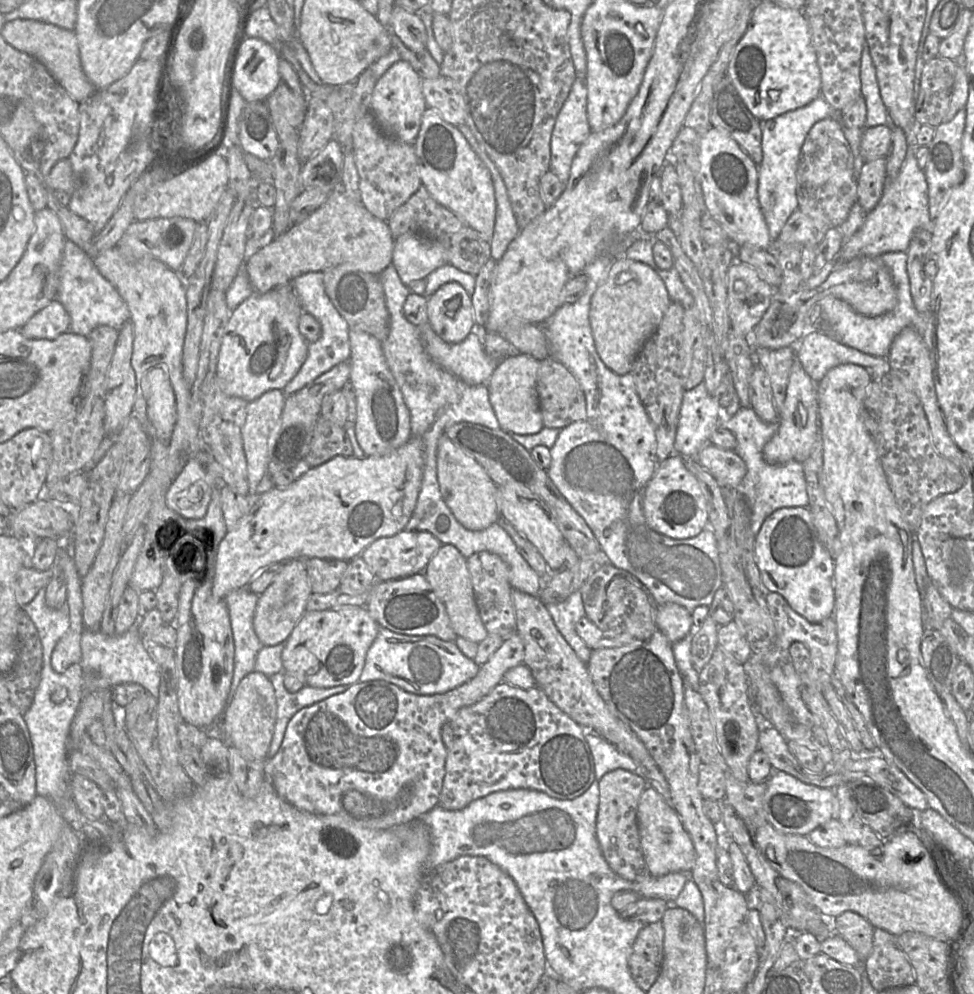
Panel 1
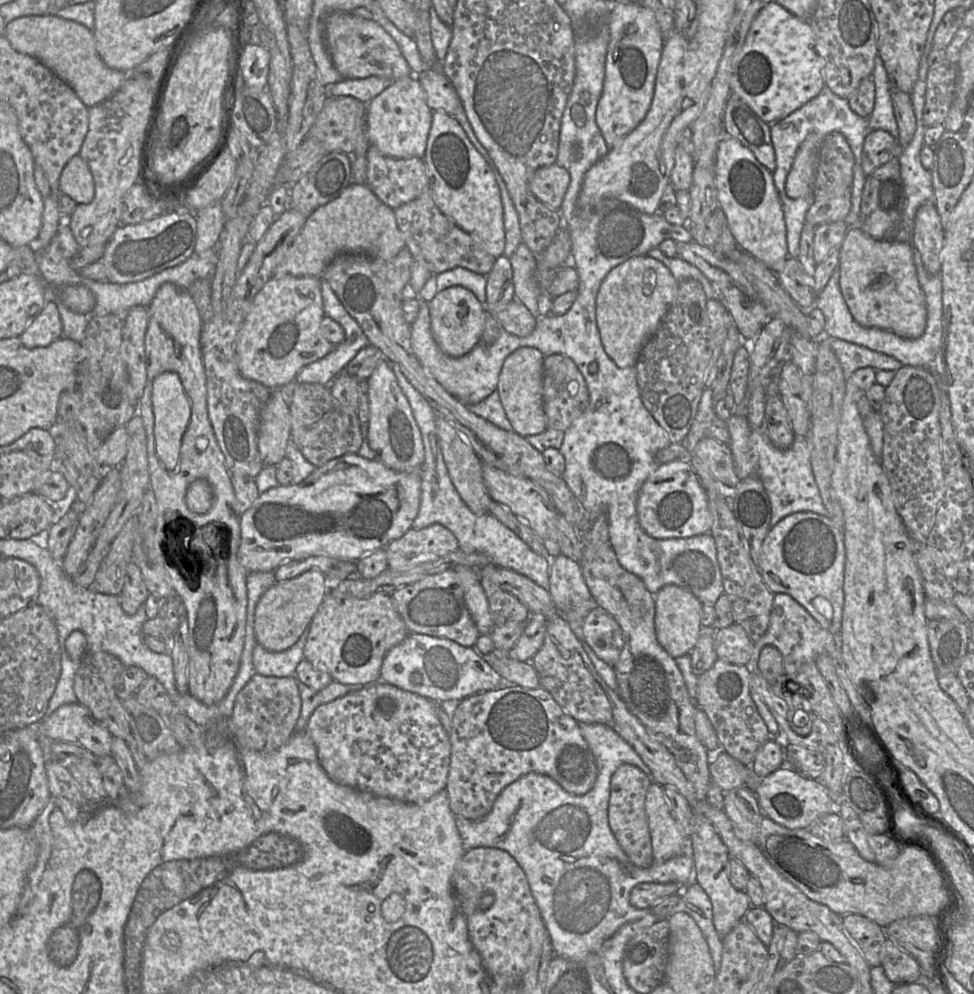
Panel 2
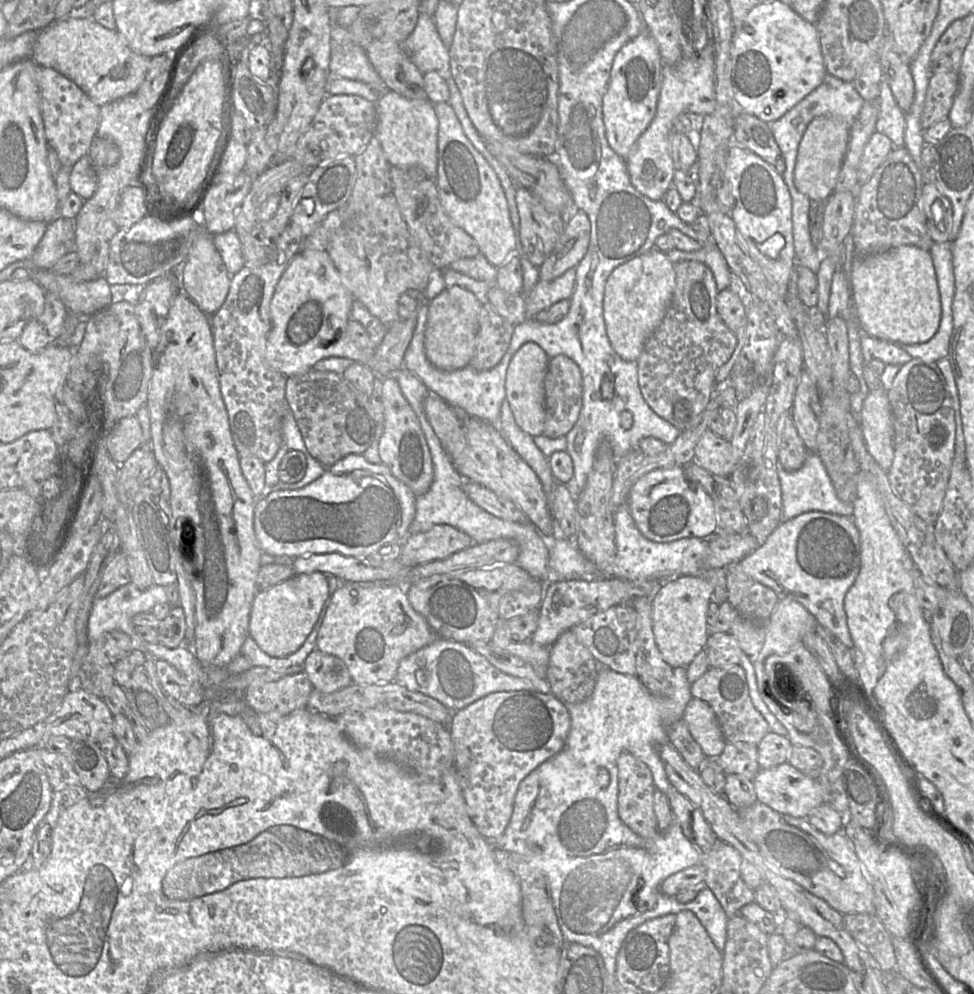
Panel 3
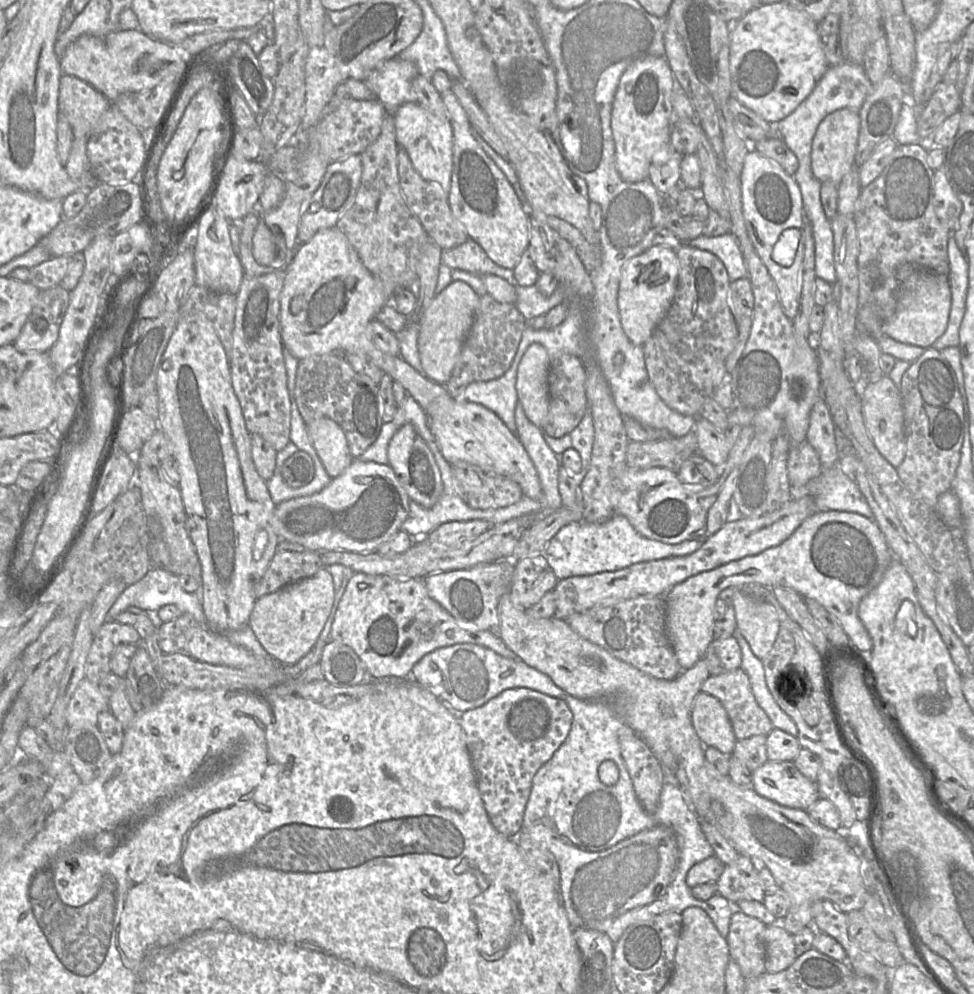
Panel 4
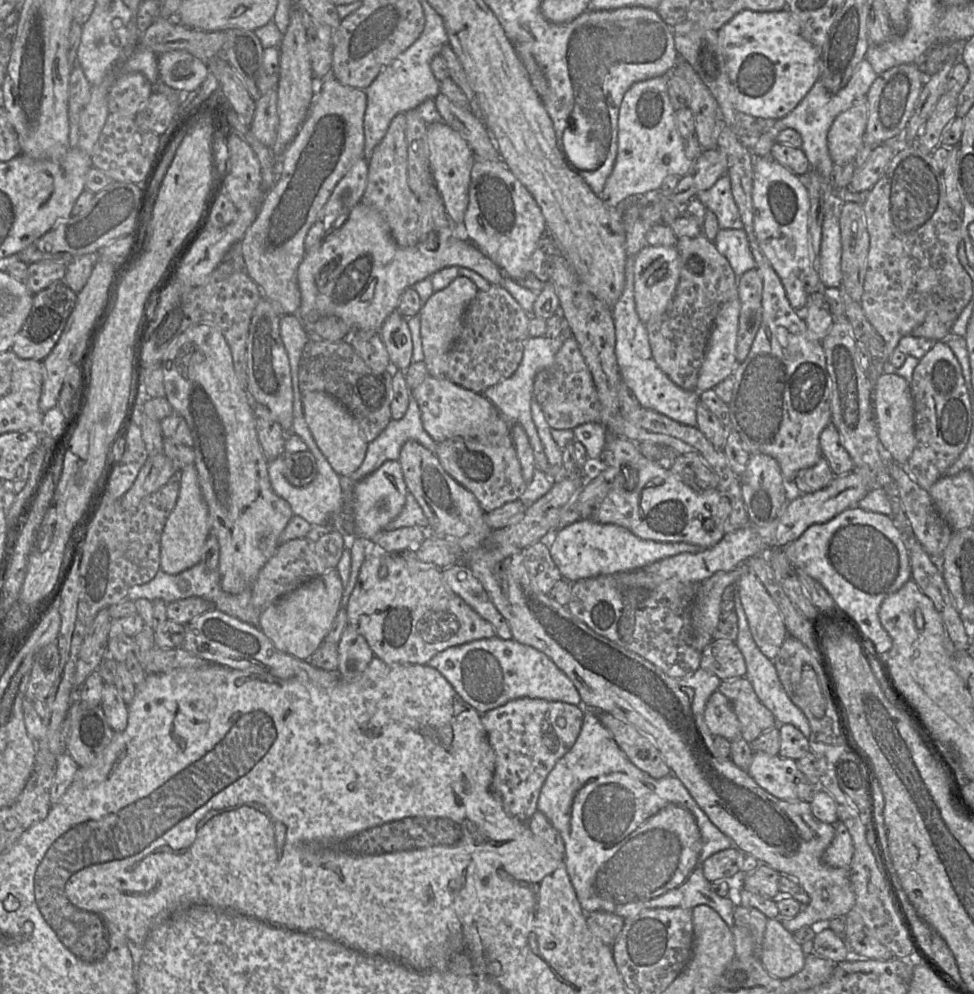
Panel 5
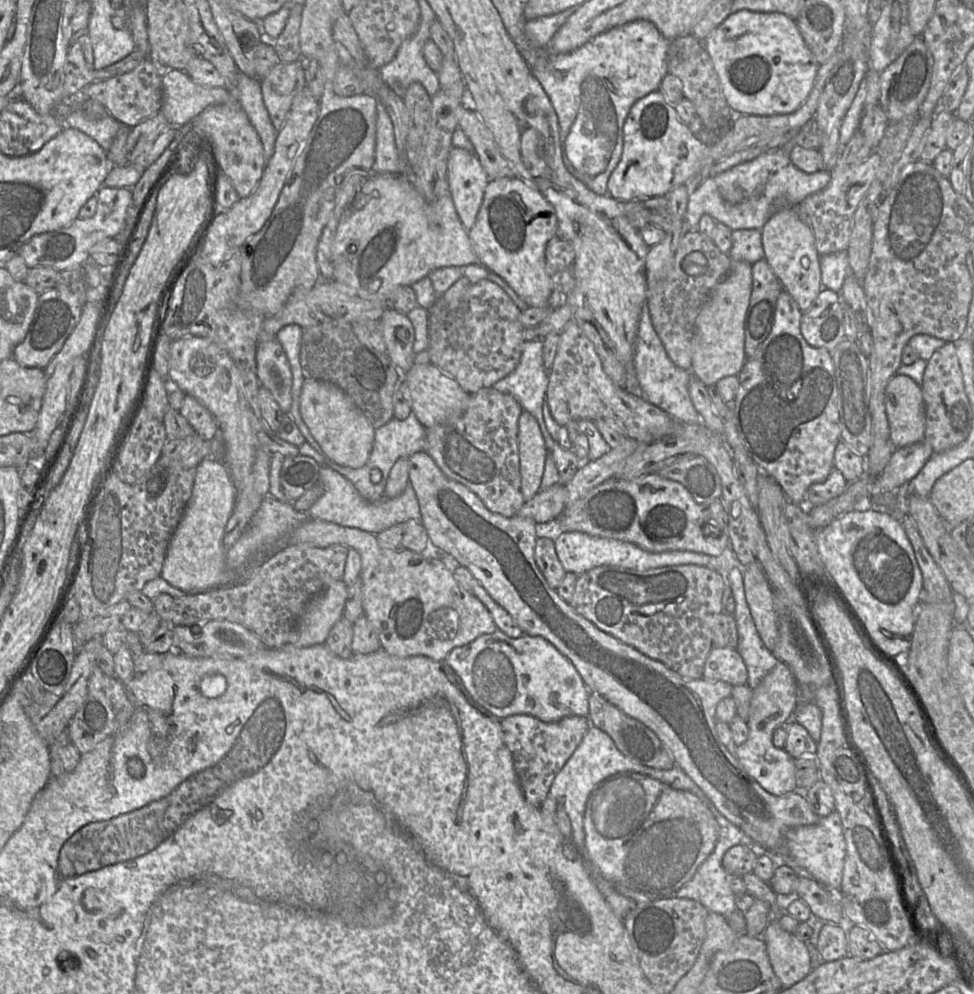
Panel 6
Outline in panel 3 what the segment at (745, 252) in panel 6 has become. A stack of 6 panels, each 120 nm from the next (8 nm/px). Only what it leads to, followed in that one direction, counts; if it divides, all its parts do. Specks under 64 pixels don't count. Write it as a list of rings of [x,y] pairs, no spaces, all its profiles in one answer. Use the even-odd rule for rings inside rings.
[[[714,242],[703,244],[702,248],[697,251],[686,252],[675,248],[663,252],[672,263],[680,260],[695,260],[706,264],[713,273],[719,292],[730,286],[731,271],[725,257]]]

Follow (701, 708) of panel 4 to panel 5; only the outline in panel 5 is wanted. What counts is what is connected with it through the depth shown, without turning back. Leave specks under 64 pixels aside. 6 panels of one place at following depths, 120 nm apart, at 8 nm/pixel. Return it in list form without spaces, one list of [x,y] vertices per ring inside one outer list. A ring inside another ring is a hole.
[[[718,691],[711,694],[705,705],[704,722],[713,736],[722,736],[730,742],[741,736],[741,726],[731,702]]]

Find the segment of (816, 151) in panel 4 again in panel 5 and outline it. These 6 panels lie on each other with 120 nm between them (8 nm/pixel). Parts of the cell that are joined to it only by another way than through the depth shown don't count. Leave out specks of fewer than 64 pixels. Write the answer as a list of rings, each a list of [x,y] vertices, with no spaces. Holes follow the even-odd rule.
[[[863,97],[856,100],[847,110],[841,112],[833,121],[827,134],[827,147],[834,164],[853,162],[863,144],[863,136],[868,119],[868,102]]]

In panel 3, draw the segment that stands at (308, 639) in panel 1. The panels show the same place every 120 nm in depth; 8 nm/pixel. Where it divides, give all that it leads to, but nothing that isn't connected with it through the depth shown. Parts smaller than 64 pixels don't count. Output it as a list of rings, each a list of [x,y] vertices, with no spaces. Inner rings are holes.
[[[346,580],[343,582],[344,585],[338,587],[330,595],[330,600],[326,607],[325,615],[316,637],[316,649],[342,659],[348,668],[352,683],[359,685],[372,685],[393,682],[395,680],[400,661],[407,655],[430,644],[439,636],[431,629],[425,618],[412,607],[406,595],[407,588],[403,587],[404,585],[399,585],[394,582],[355,582]]]

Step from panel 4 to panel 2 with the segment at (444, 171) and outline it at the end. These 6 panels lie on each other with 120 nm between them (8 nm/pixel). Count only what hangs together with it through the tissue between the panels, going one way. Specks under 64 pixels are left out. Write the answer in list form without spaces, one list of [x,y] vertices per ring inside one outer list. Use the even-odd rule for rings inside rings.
[[[412,74],[395,80],[367,104],[368,142],[388,157],[423,159],[432,115],[433,111],[427,105],[425,92],[417,75]]]

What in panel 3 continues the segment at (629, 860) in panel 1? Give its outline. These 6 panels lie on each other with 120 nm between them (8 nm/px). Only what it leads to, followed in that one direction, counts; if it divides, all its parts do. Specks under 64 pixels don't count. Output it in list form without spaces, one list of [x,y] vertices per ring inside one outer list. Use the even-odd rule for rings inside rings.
[[[623,752],[618,760],[617,811],[621,821],[637,835],[653,839],[657,834],[657,820],[653,808],[656,787],[650,769],[640,759],[629,752]]]

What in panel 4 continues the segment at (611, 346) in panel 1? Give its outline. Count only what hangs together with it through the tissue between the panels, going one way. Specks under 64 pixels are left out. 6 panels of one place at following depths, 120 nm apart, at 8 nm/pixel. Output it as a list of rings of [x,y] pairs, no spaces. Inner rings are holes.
[[[654,244],[623,266],[617,299],[618,310],[622,328],[634,345],[643,346],[668,313],[677,288],[678,270],[676,250]]]

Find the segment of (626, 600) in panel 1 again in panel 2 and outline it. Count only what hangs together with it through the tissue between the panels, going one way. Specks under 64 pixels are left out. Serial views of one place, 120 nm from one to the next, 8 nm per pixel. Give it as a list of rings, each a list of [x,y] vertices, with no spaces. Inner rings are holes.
[[[597,607],[585,617],[582,630],[584,641],[595,654],[614,666],[624,646],[624,633],[615,618]]]

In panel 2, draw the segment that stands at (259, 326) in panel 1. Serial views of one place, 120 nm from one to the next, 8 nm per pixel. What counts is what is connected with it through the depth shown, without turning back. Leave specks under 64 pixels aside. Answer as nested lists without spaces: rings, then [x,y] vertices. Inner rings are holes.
[[[320,277],[271,278],[254,297],[237,335],[236,355],[241,375],[270,389],[295,379],[304,366],[335,347],[322,335],[324,316]]]

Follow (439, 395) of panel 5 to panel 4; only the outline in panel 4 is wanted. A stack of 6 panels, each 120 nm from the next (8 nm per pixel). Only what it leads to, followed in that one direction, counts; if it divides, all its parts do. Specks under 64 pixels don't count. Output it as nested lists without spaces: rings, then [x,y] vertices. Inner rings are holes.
[[[438,398],[429,407],[429,424],[439,450],[446,461],[468,463],[485,472],[506,476],[517,482],[523,495],[543,500],[543,492],[537,470],[527,451],[503,421],[481,404],[449,398]]]

